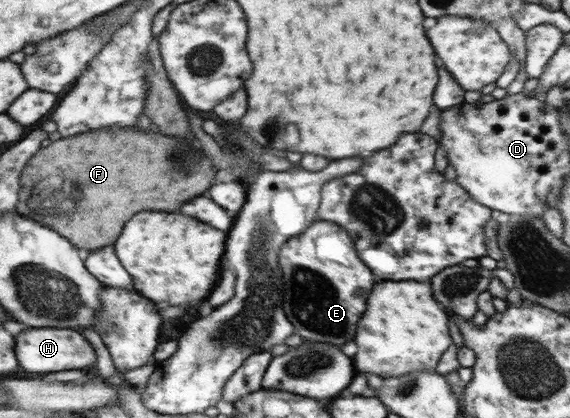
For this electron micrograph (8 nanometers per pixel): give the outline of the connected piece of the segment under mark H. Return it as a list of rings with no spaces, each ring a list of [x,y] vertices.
[[[31,328],[21,332],[17,338],[17,356],[21,366],[27,372],[47,374],[47,372],[61,372],[61,370],[75,370],[75,368],[87,368],[97,362],[95,348],[91,342],[75,330],[61,330],[61,328]]]

